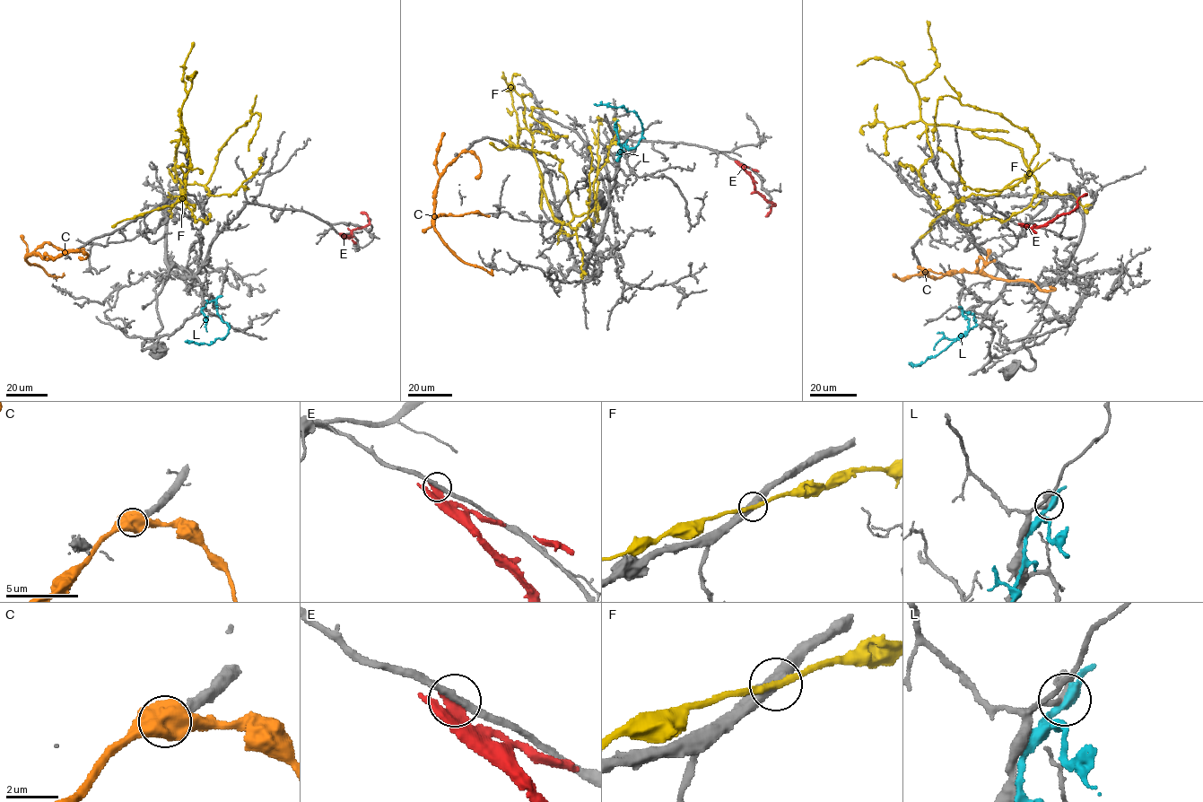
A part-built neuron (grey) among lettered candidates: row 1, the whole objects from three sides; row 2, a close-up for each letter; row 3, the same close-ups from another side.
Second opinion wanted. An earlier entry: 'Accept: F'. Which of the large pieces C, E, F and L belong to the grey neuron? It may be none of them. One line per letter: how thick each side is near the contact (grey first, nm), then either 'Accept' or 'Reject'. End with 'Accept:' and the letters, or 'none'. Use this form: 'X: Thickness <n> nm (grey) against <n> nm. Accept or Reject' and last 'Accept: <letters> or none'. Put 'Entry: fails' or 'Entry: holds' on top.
Entry: holds
C: Thickness 240 nm (grey) against 700 nm. Reject
E: Thickness 280 nm (grey) against 440 nm. Reject
F: Thickness 480 nm (grey) against 240 nm. Accept
L: Thickness 200 nm (grey) against 400 nm. Reject
Accept: F

